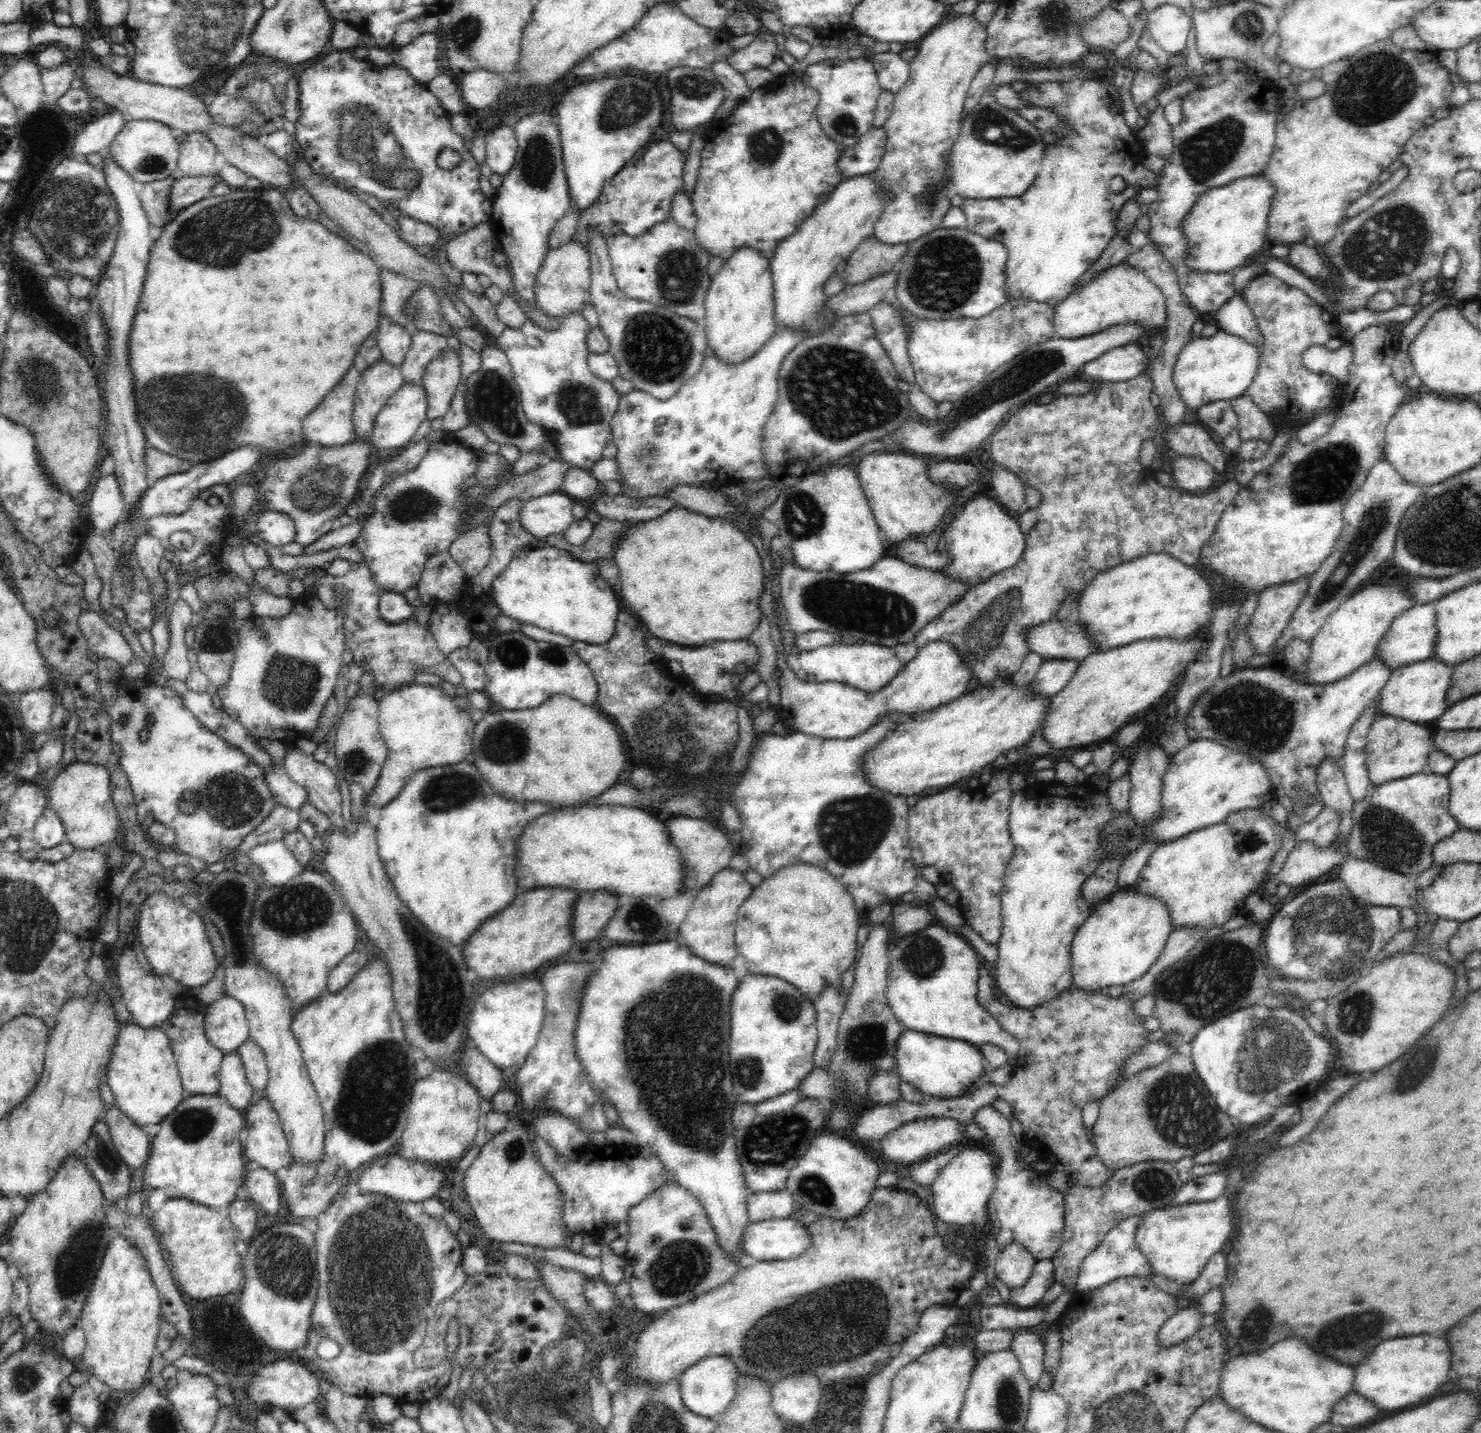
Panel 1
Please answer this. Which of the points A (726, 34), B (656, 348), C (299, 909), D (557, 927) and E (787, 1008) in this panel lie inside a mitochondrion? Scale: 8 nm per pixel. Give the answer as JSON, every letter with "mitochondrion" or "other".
{"A":"other","B":"mitochondrion","C":"mitochondrion","D":"other","E":"mitochondrion"}

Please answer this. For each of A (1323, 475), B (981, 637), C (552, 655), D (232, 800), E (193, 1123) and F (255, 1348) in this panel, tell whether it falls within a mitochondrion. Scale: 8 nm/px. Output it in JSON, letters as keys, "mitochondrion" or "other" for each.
{"A":"mitochondrion","B":"mitochondrion","C":"mitochondrion","D":"mitochondrion","E":"mitochondrion","F":"other"}

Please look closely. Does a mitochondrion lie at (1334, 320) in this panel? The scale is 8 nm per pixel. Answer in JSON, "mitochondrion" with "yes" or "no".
{"mitochondrion":"no"}

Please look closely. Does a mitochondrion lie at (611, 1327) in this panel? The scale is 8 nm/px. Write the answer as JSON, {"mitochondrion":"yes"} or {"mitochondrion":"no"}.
{"mitochondrion":"no"}

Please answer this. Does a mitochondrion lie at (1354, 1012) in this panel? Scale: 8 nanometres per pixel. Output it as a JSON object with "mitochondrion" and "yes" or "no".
{"mitochondrion":"yes"}

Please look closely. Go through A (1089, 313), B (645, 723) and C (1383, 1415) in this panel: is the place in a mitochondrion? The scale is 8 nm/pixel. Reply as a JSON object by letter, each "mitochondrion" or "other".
{"A":"other","B":"mitochondrion","C":"other"}

